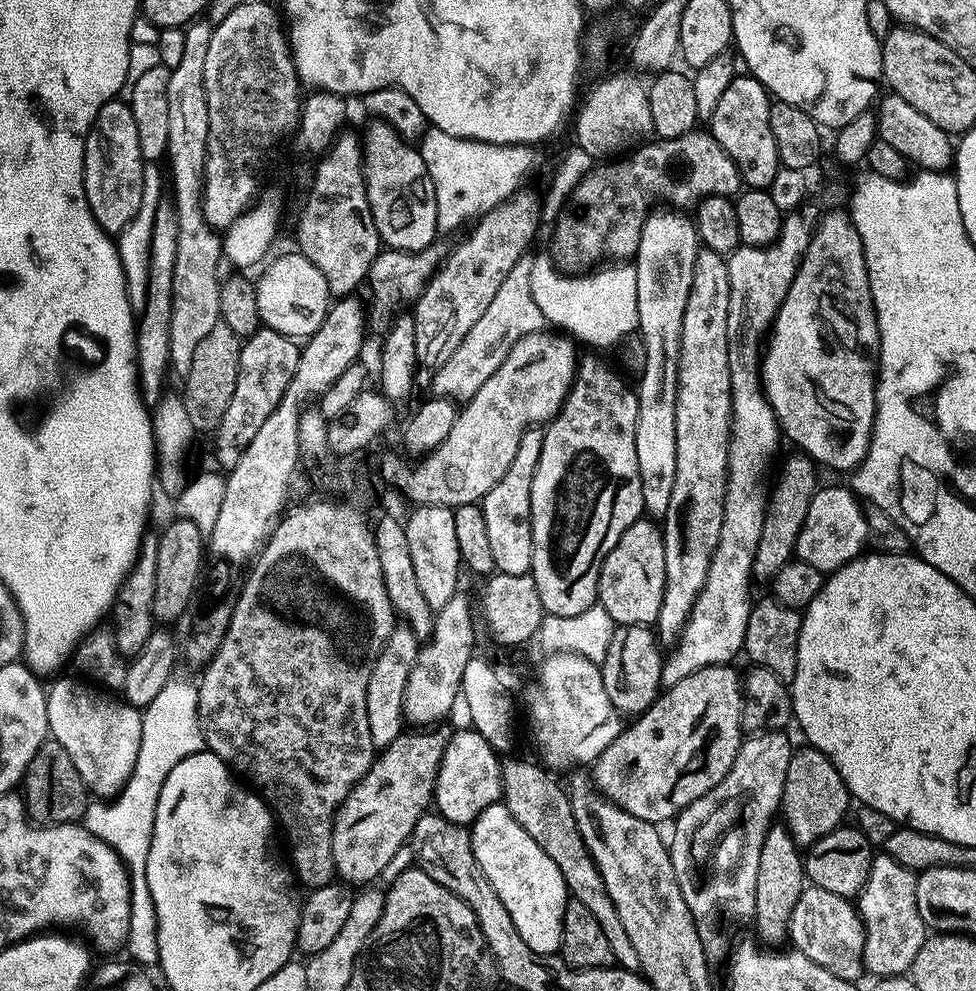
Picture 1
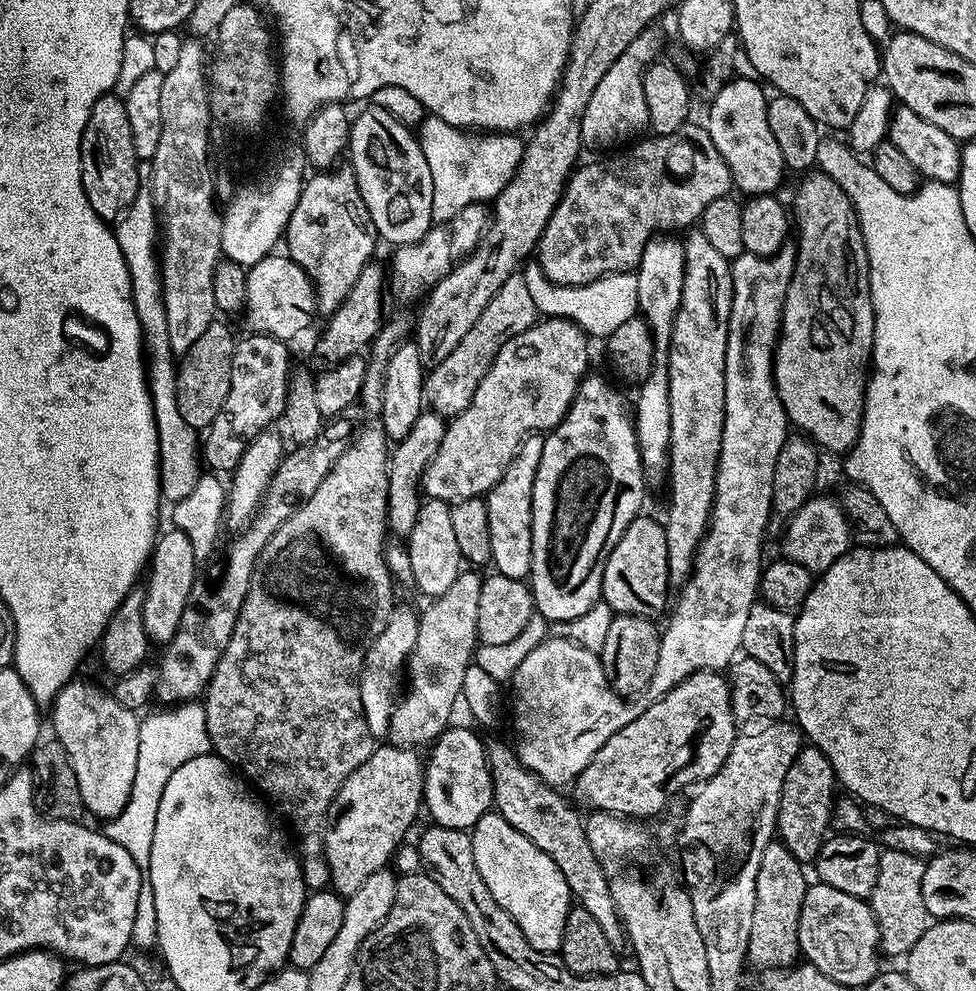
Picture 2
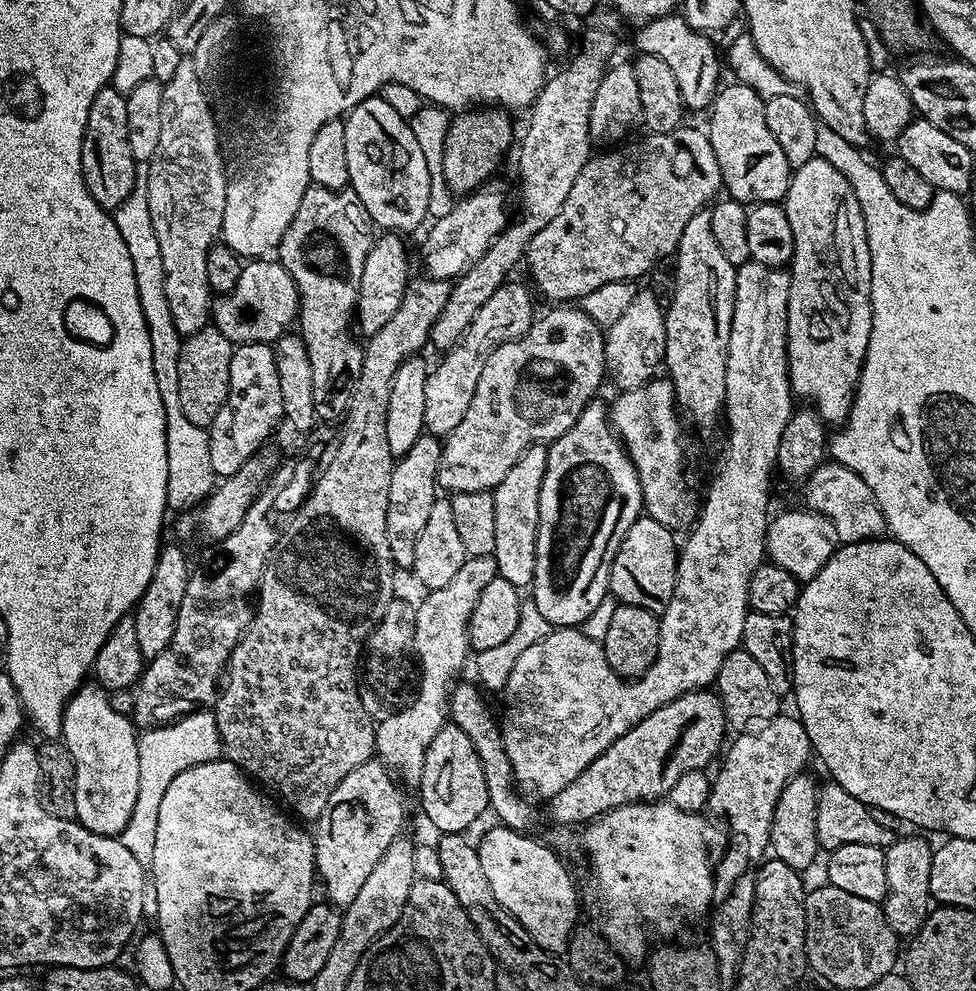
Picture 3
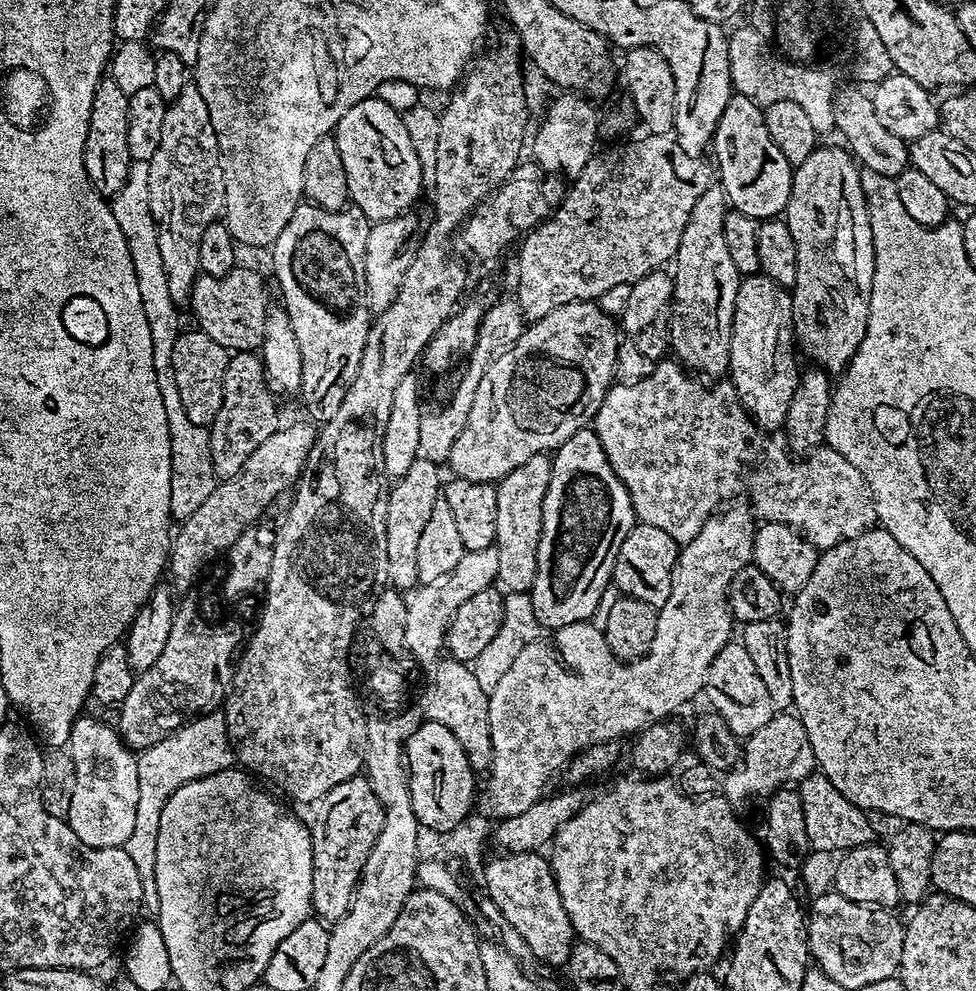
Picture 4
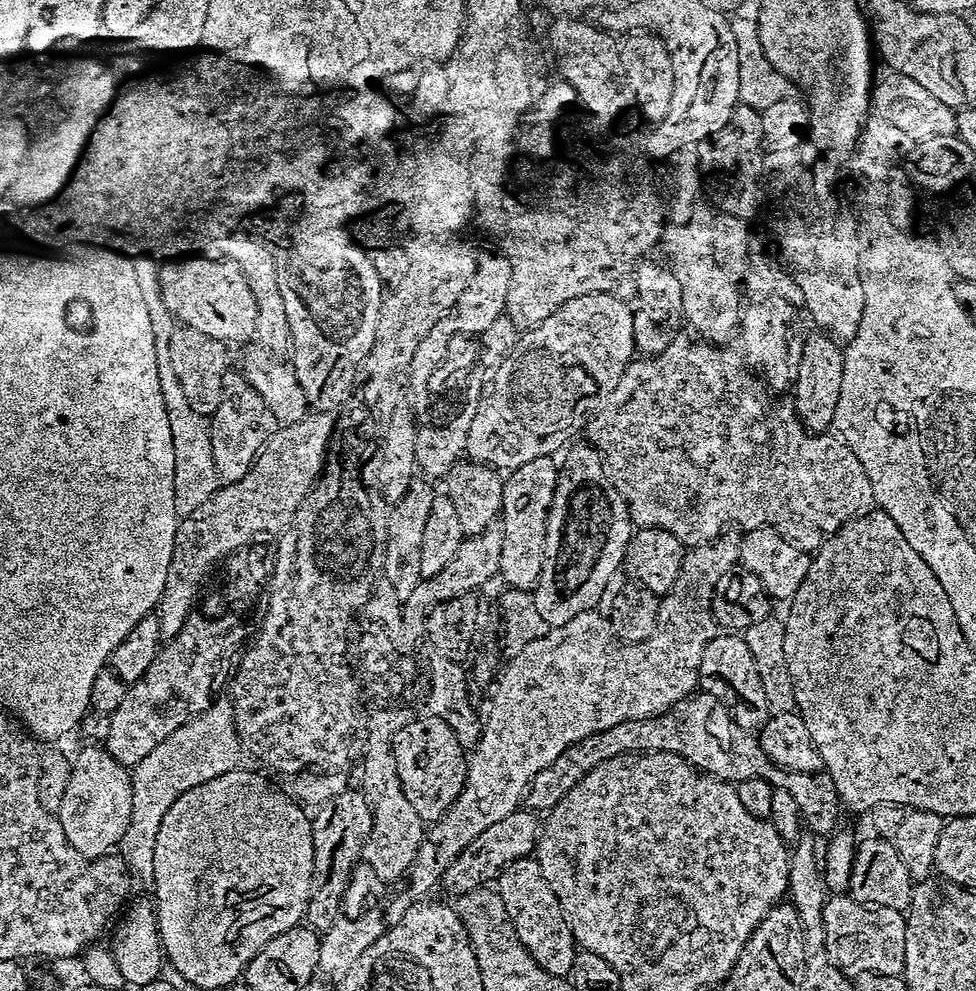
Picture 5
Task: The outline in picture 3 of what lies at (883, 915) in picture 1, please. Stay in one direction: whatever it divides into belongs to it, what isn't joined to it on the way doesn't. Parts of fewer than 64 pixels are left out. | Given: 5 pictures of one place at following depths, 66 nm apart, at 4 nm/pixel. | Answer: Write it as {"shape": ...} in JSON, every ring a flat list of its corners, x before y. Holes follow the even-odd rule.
{"shape":[[901,835,891,846,884,849,888,893,883,898,882,907,888,924,900,938,915,936,924,925,924,919,928,917,930,911,928,891,930,890,930,866,934,848,920,837,923,835,912,835,916,836]]}

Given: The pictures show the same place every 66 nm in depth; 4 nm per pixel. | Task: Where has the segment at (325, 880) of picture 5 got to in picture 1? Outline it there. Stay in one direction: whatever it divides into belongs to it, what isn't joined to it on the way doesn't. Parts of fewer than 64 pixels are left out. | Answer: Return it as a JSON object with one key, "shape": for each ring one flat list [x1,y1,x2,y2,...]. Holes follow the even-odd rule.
{"shape":[[412,730,412,733,402,734,399,736,393,744,389,744,387,748,383,749,377,755,376,759,372,761,372,765,370,766,367,773,365,773,364,777,360,779,360,781,355,784,354,787,350,790,350,794,347,798,344,799,340,803,340,809,336,811,336,815,332,817,332,857,334,858,334,866,336,867,336,876,339,877,341,881,345,885,353,886,352,884,358,884,357,886,368,886,373,883,372,880,375,876,380,876,384,871,388,868,388,863,391,862,392,859,395,858,396,855,400,852,400,847,407,845,409,843,410,837,412,835,412,831,414,830,414,826,418,821,420,821,420,817,425,815,427,806,430,804,430,790,435,789,436,787,436,771,438,770,438,766,440,765,440,759,442,758,442,754,444,753,444,747,448,745,448,737,449,733,445,732,436,732,440,730]]}

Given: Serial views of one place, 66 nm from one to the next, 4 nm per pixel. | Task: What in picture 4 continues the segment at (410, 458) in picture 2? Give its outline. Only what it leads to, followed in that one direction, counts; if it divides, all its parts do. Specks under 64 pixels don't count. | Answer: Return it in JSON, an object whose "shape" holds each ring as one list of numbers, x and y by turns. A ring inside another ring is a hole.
{"shape":[[418,458,410,470,404,472,391,485,388,494,388,517,386,518,386,534,388,535,388,571,390,580,397,589,412,590,420,579,418,572,419,539,422,530,426,530,426,522,430,522,430,513,434,510,434,502,441,499,442,479,441,465,435,460]]}

